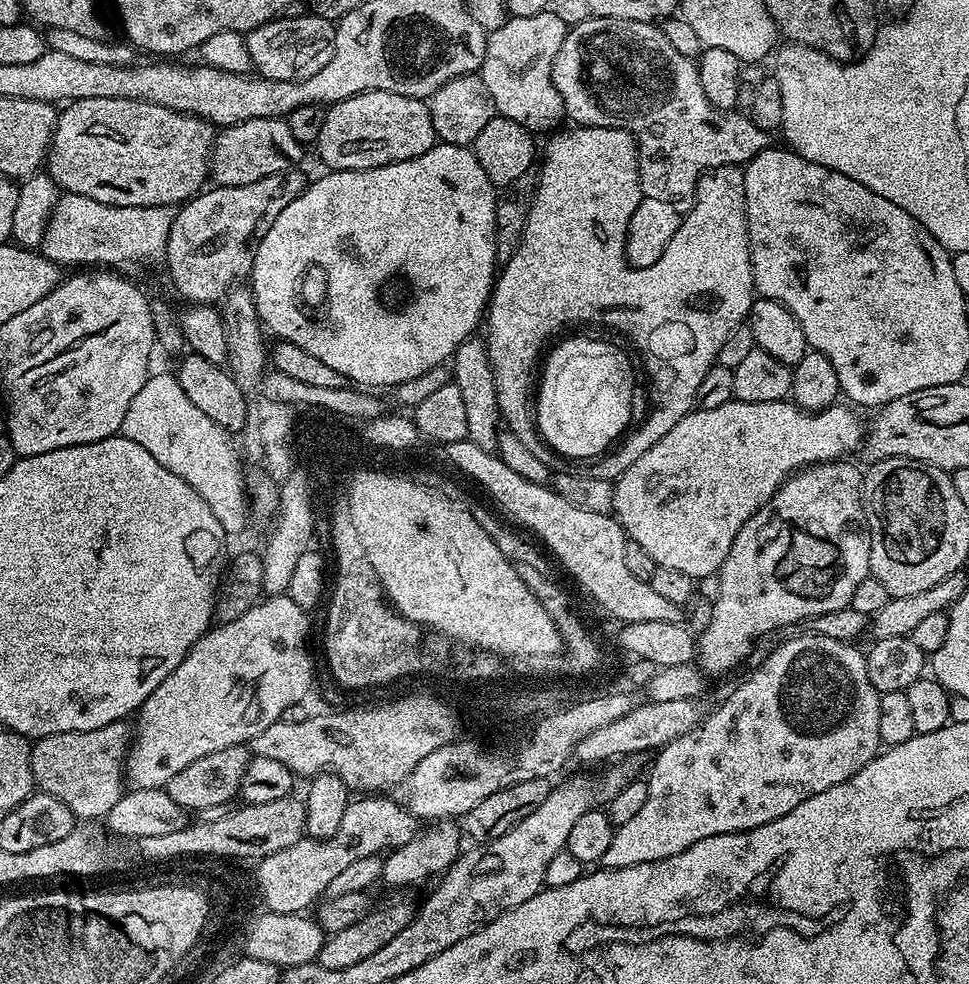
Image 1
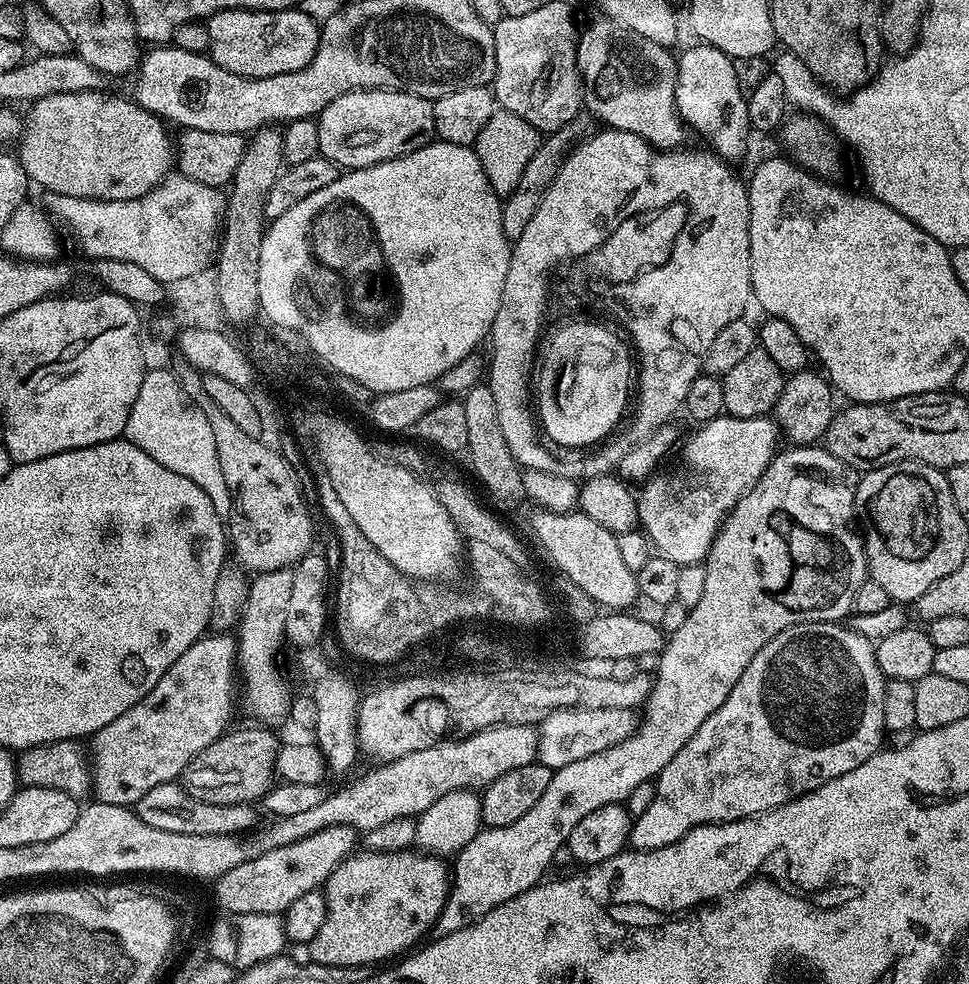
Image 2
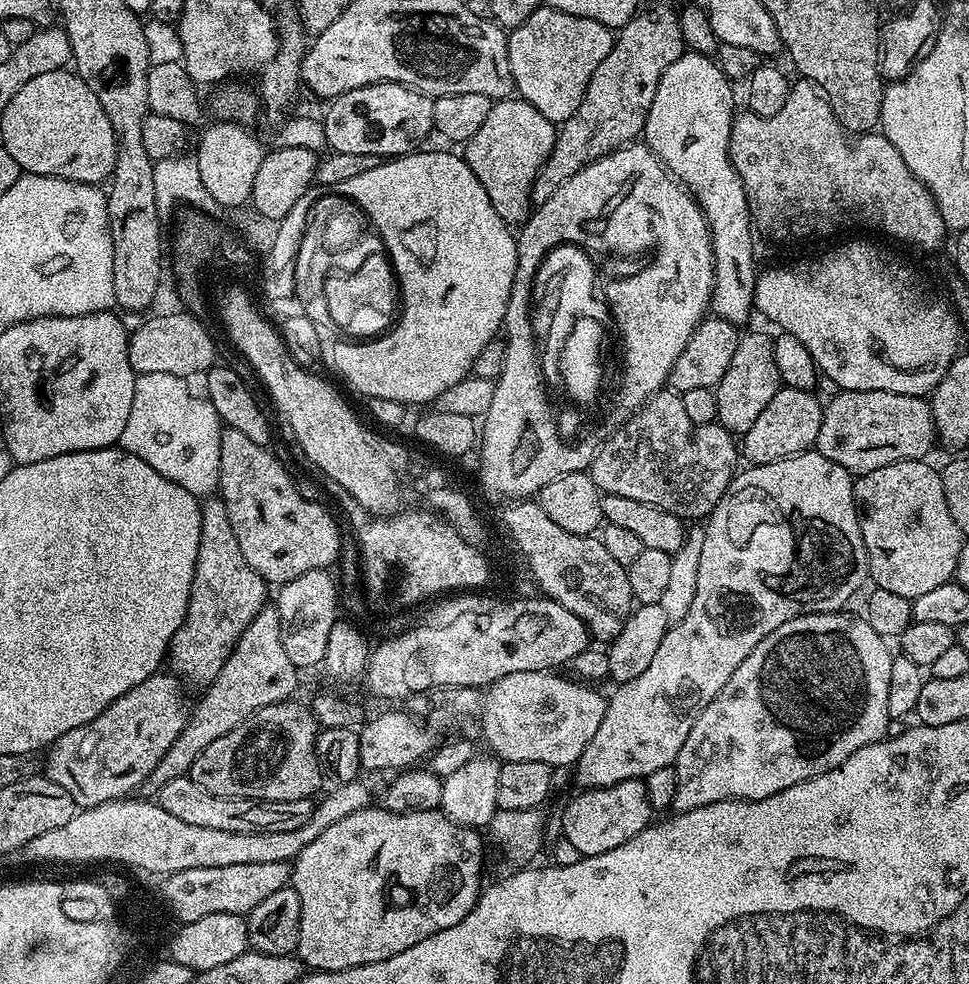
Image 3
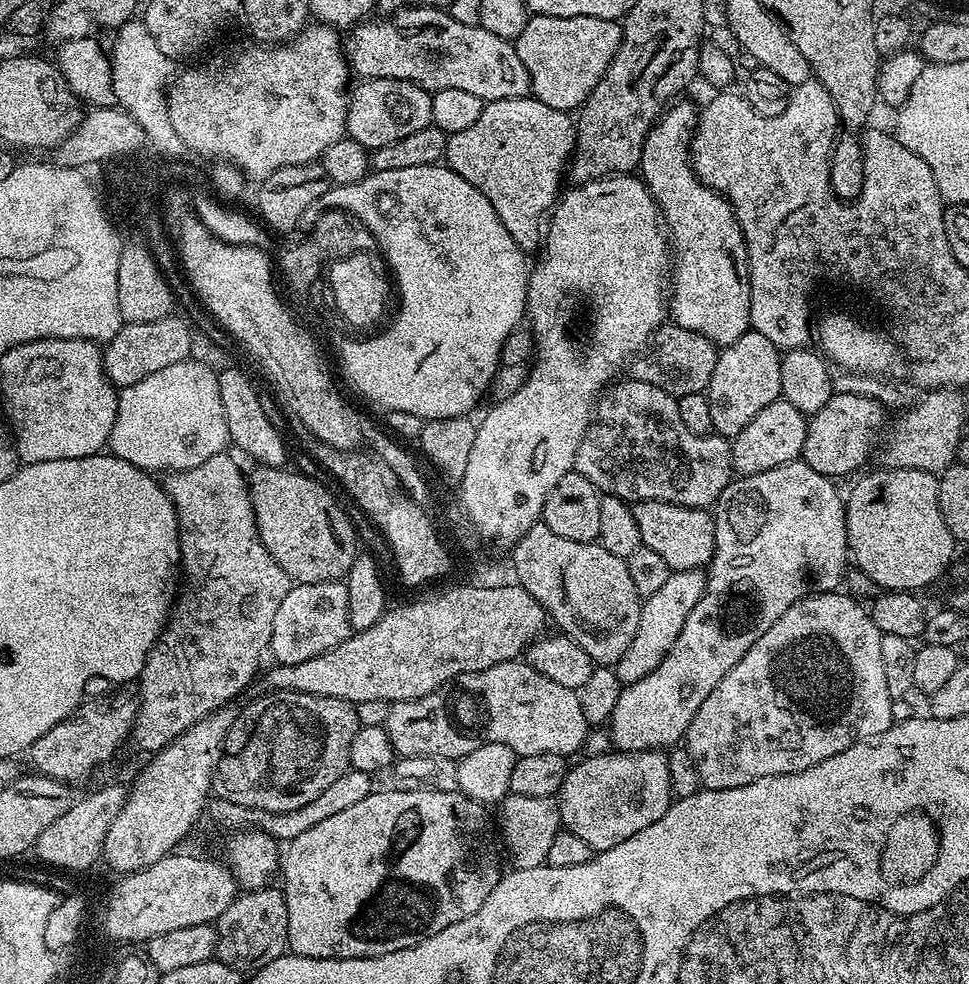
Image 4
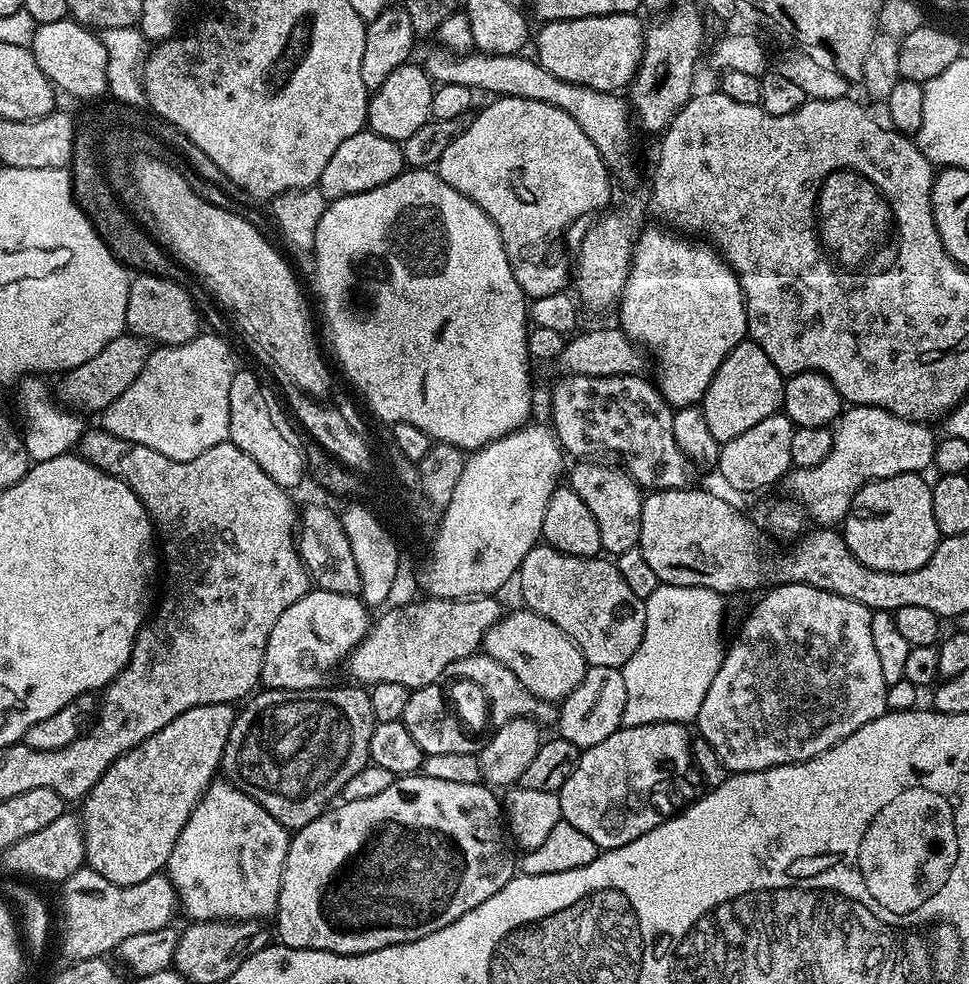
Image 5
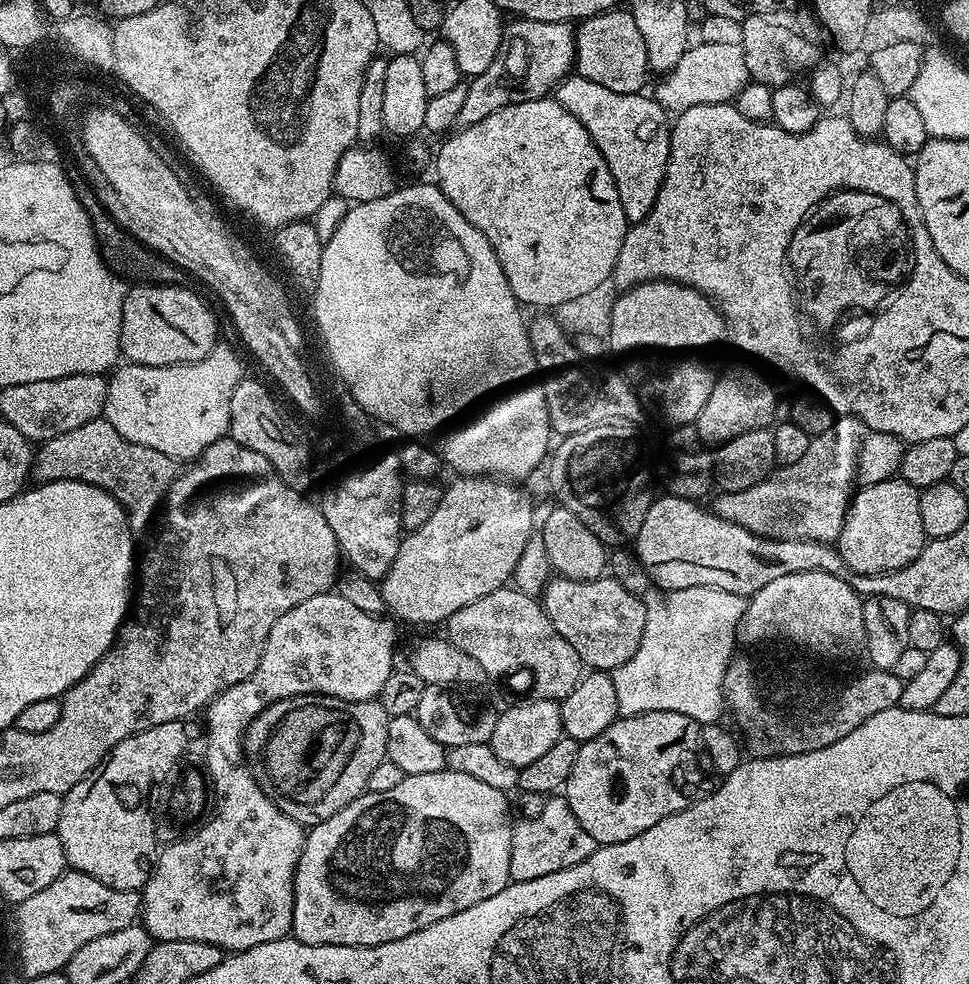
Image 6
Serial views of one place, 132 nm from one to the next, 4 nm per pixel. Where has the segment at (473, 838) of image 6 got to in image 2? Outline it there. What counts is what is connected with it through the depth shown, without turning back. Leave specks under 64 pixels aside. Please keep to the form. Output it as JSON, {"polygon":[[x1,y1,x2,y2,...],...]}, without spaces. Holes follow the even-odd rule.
{"polygon":[[424,850,353,851,337,865,322,885,324,902,328,907,328,921,312,939,311,959,315,963,326,966,364,968,369,966,368,964,383,965,385,962,403,957,409,950,415,949,425,939,423,936,427,932,433,931,435,922,442,914,444,904,448,900,450,868,449,865,447,868,444,864,447,863,440,856,429,854]]}

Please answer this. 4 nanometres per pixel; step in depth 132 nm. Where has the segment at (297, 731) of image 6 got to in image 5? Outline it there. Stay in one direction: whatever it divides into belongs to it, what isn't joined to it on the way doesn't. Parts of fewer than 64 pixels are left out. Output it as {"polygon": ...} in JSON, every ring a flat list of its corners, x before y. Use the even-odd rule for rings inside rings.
{"polygon":[[360,686,332,687,306,690,269,688,257,691,243,705,245,708,237,711,236,721,224,747,222,772,228,783,254,798,258,806,266,809,283,828,289,830,314,822,314,818,321,816,339,797,342,786,346,786,346,782,350,782,358,770,370,763,370,734,376,729,377,722,368,692]]}

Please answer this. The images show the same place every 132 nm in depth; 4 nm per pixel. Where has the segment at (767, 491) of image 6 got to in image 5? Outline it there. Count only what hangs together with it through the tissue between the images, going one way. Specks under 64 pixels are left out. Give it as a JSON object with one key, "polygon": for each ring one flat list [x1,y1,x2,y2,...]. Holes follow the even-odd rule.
{"polygon":[[858,404,845,407,841,411,840,419,832,428,830,454,826,454,826,458,822,458,822,462,818,462,818,466,792,468,784,477,782,488,789,492,787,495,799,504,811,519,812,516,816,519,817,525,839,525,848,517,848,512,854,502,854,494,858,494,858,490,862,490,862,486,882,478,894,478,898,474,910,474,911,472,920,474,925,471,923,468,931,469,933,467,938,436,935,436,928,428,931,427,927,423,907,420,874,406]]}

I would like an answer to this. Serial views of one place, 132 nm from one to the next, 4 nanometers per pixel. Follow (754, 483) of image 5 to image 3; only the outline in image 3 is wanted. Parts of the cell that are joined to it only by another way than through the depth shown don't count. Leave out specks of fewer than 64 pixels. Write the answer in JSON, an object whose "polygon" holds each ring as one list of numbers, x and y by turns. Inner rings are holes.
{"polygon":[[781,386,778,394,770,398,766,410,758,414,754,426,742,433,743,459,745,456,749,465,769,464,809,451,815,445,818,430,822,430,824,417,824,404,816,395,815,391,807,392]]}

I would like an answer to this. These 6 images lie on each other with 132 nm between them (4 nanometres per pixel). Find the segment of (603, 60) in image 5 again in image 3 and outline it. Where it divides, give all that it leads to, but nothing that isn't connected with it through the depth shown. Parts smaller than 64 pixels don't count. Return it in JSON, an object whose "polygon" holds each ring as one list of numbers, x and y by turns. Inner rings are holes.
{"polygon":[[541,6,534,10,534,14,530,14,530,18,526,18,526,22,522,22,522,26,511,29,507,38,512,82,519,99,530,102,530,106,534,106,534,110,538,110,542,118,559,126,574,114,574,110,578,110,578,105,590,86,590,78,594,78,594,70,598,70,602,58,610,54,614,32,602,22,594,22,594,18,582,18]]}

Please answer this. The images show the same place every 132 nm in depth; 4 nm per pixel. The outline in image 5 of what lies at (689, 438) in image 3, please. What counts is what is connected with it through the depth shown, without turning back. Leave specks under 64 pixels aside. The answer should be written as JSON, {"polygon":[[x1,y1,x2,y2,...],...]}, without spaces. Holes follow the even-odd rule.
{"polygon":[[593,376,559,377,560,381,552,388,552,420,551,427,556,433,561,448,572,458,600,458,603,452,621,452,624,455,623,471,627,472,641,489,670,490,671,488,687,488,693,469,688,463,686,454,678,450,678,442,674,442,674,411,672,405,665,402,659,388,651,379,644,380,639,376,611,376,610,378,594,378]]}

